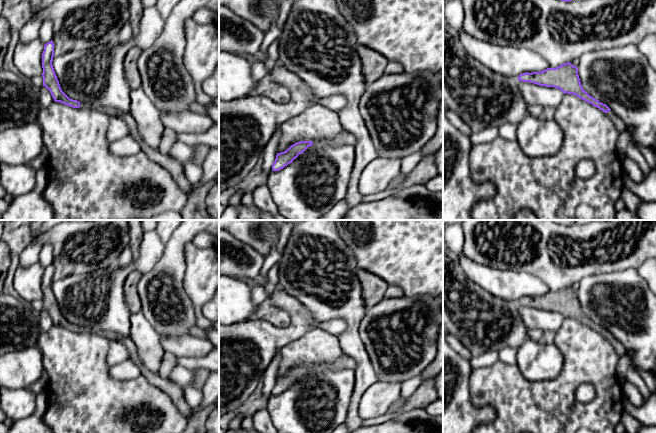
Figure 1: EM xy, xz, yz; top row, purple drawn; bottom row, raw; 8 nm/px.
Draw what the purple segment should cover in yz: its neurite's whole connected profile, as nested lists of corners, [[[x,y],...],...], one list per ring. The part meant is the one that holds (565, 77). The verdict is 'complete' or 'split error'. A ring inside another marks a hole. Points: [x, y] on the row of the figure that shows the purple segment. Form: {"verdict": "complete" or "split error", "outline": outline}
{"verdict": "split error", "outline": [[[570,62],[564,63],[556,68],[547,68],[540,72],[520,74],[518,80],[540,86],[555,87],[560,89],[564,94],[576,95],[605,112],[620,133],[626,131],[627,127],[624,122],[606,104],[593,98],[583,89],[578,75],[578,68]]]}

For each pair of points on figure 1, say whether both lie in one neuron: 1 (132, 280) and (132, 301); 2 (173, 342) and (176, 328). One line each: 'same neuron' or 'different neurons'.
1: same neuron
2: different neurons

